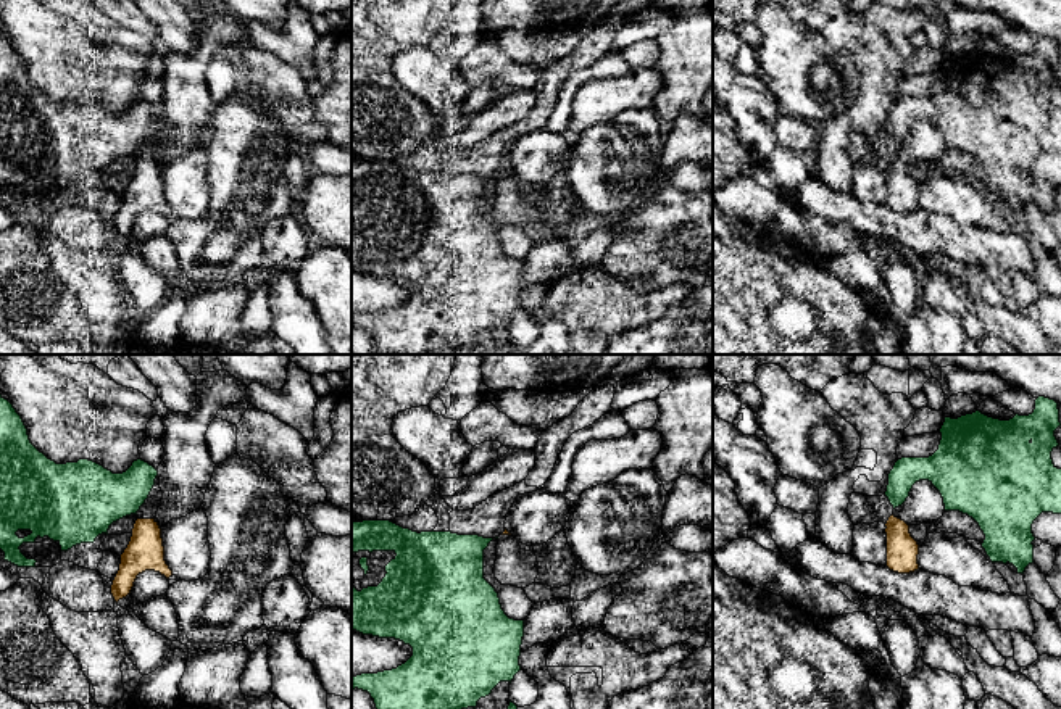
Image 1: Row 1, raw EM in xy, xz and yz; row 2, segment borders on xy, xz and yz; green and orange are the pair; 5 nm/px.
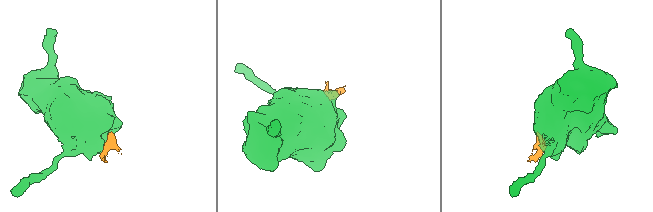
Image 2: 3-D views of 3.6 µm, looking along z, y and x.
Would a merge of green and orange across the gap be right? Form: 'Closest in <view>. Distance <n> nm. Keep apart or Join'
Closest in xy. Distance 30 nm. Keep apart

